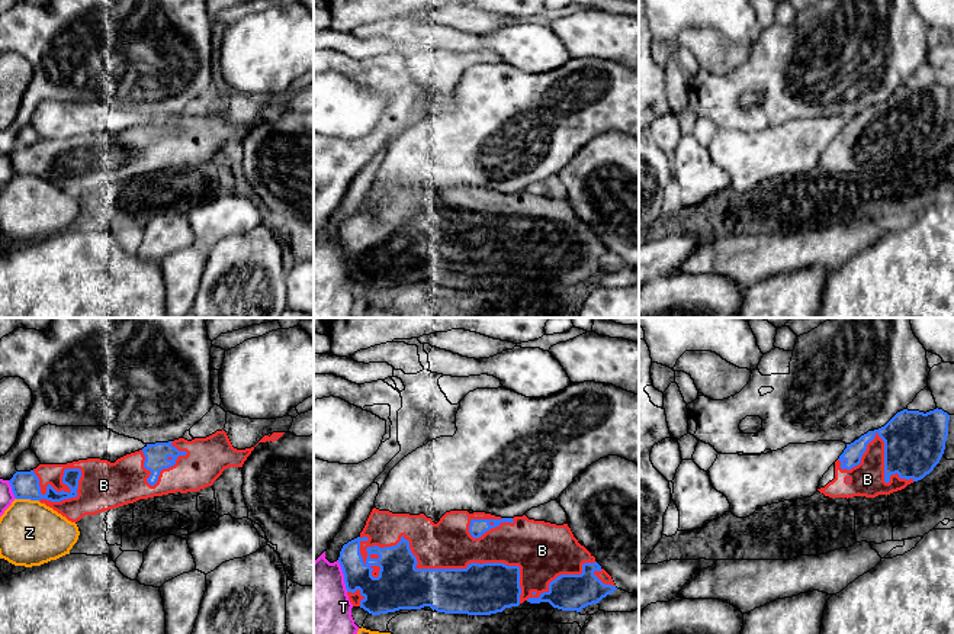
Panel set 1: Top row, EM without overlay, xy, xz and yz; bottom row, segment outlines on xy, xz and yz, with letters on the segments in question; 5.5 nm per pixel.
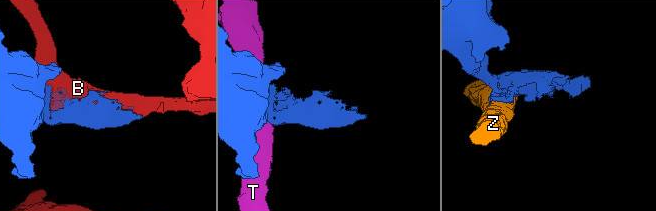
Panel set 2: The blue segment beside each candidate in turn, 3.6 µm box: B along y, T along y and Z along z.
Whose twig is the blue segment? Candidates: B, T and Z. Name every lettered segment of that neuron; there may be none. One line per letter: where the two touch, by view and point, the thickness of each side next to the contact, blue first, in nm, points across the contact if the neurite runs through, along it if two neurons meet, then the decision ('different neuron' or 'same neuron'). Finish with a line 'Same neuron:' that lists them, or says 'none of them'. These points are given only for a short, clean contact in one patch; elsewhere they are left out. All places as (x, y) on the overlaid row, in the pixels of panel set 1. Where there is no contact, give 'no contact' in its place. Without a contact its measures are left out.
B: contact xz (436, 569); calibres 280 and 280 nm; same neuron
T: contact xz (344, 576); calibres 220 and 380 nm; different neuron
Z: contact xy (28, 498); calibres 160 and 360 nm; different neuron
Same neuron: B

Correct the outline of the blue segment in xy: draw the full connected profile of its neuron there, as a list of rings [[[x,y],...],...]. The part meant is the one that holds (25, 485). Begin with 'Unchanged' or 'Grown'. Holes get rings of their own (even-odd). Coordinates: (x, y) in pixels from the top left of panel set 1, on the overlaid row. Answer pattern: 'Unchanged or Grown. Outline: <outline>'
Grown. Outline: [[[227,432],[147,444],[115,463],[100,458],[39,464],[9,480],[16,499],[39,501],[71,522],[139,499],[199,492],[228,467],[242,467],[251,448],[237,450]]]

